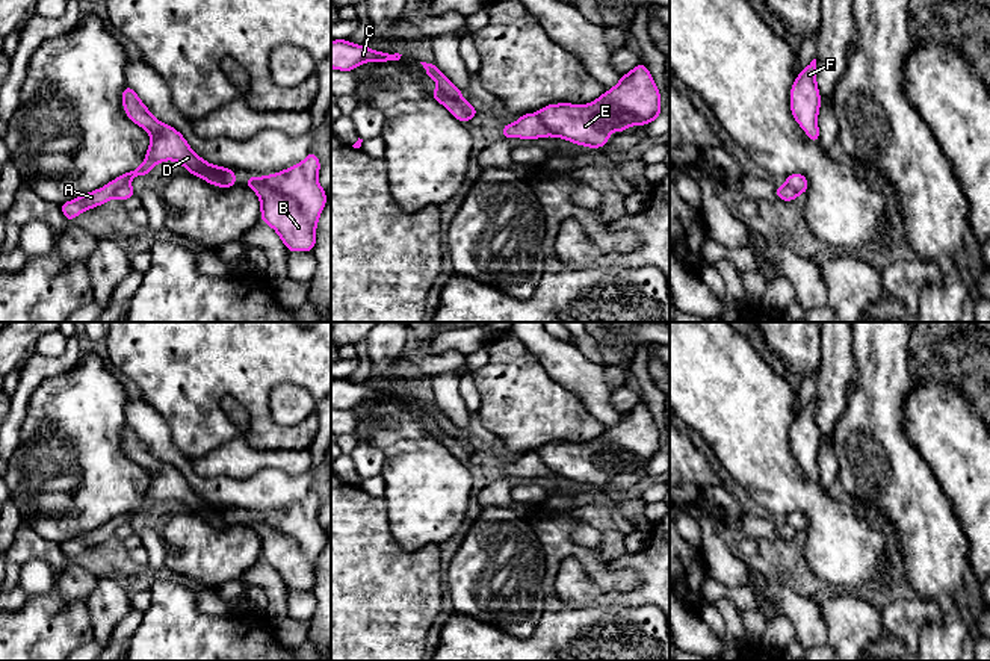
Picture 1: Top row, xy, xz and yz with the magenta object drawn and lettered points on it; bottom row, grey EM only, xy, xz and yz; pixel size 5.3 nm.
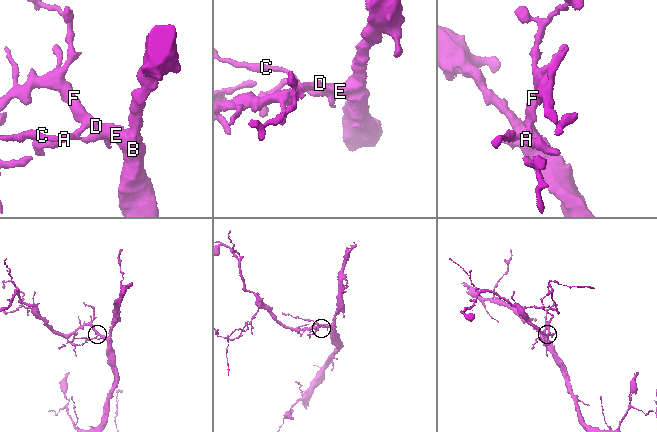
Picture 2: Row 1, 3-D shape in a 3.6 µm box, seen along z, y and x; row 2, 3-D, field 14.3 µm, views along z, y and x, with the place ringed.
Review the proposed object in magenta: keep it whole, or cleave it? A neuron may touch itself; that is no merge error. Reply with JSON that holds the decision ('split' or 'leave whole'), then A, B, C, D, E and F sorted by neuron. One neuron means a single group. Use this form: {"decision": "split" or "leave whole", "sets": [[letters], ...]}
{"decision": "split", "sets": [["A", "B", "D", "E", "F"], ["C"]]}

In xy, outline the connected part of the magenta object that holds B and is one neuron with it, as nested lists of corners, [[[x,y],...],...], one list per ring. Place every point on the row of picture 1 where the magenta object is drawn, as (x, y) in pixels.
[[[310,151],[298,165],[265,177],[246,177],[260,198],[260,219],[271,225],[287,251],[313,251],[316,225],[326,204],[326,194],[319,185],[320,162]]]

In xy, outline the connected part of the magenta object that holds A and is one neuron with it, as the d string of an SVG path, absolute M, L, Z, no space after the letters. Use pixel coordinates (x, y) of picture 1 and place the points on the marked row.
M125 85L122 91L122 107L135 124L150 133L151 141L145 160L139 168L116 177L106 186L60 204L60 210L68 222L79 213L107 203L115 197L116 191L128 185L133 177L151 174L153 166L165 160L181 163L187 172L201 177L213 186L228 189L236 185L236 174L233 169L210 165L203 157L196 156L183 135L174 127L157 121L128 85Z

